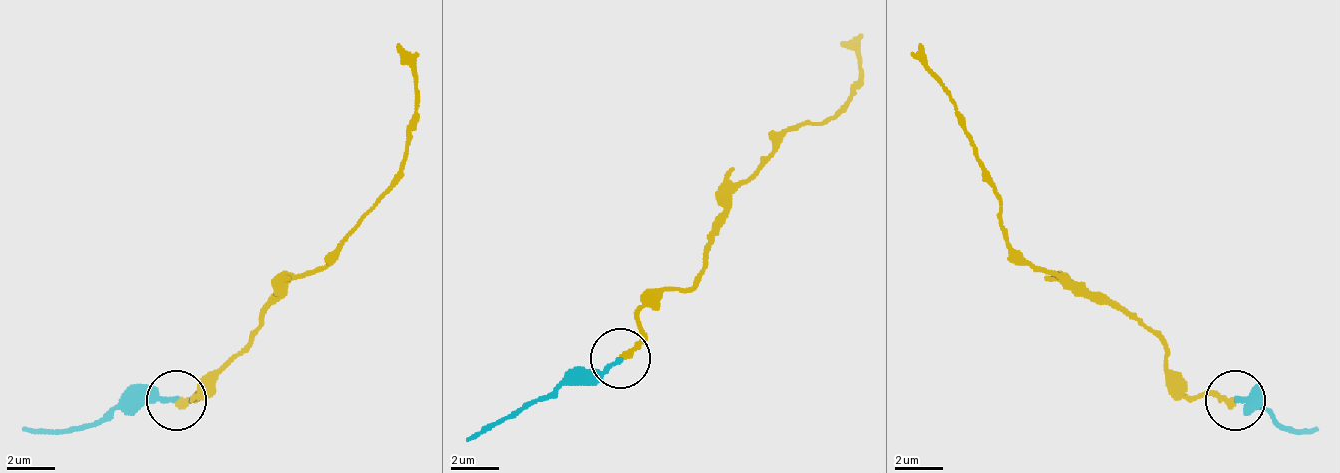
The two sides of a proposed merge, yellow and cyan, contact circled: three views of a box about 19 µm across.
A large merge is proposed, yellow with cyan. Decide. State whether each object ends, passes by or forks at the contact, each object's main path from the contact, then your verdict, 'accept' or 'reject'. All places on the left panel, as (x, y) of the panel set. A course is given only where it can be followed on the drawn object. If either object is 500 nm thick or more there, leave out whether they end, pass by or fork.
yellow ends; cyan ends; course yellow (177, 398), (195, 392), (195, 398), (249, 344), (267, 308), (345, 236), (405, 158), (417, 74), (399, 44); course cyan (177, 398), (123, 398), (99, 422), (21, 428); accept

